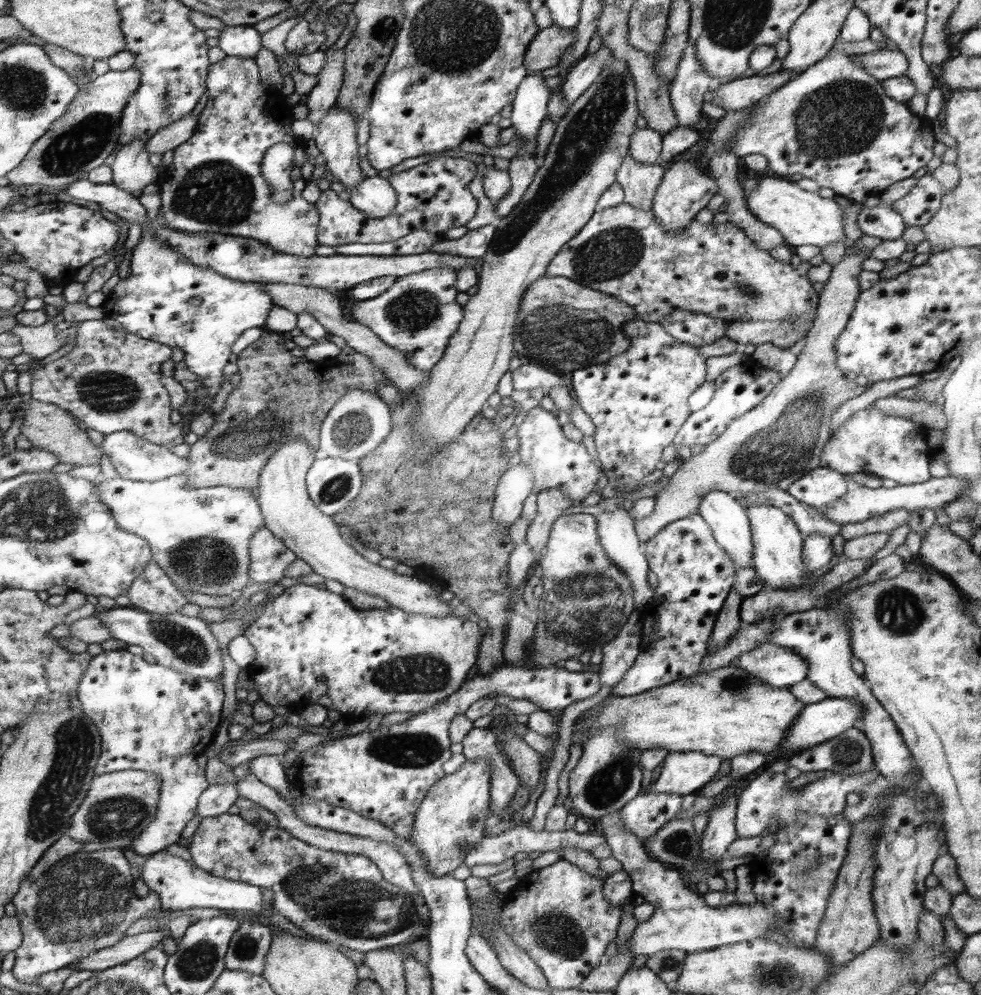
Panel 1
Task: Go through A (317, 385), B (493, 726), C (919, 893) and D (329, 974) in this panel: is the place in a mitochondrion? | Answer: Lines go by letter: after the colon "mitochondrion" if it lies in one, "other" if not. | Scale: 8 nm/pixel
A: other
B: other
C: other
D: other

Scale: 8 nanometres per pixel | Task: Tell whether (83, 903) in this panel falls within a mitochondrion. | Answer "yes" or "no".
yes

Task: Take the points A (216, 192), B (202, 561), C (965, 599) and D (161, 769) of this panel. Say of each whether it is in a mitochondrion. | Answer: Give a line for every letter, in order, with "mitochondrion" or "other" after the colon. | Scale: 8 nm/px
A: mitochondrion
B: mitochondrion
C: other
D: other

